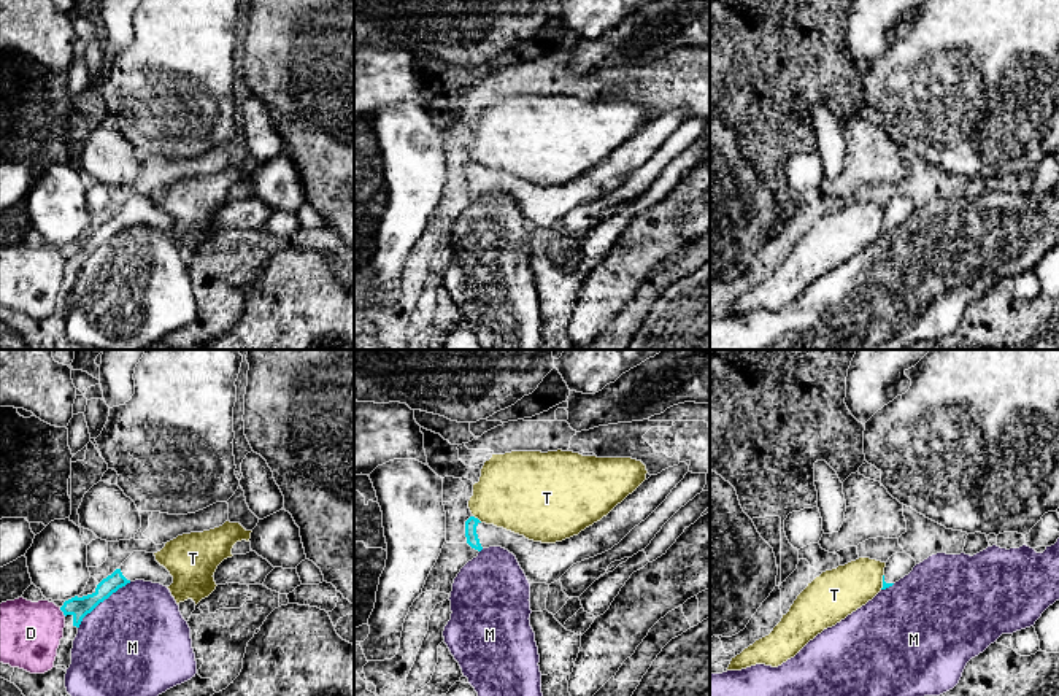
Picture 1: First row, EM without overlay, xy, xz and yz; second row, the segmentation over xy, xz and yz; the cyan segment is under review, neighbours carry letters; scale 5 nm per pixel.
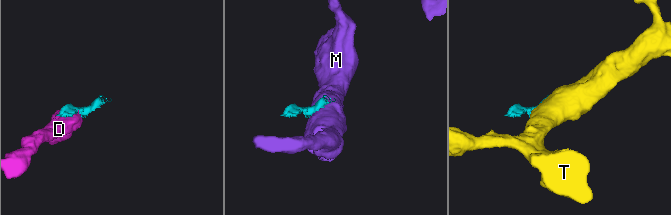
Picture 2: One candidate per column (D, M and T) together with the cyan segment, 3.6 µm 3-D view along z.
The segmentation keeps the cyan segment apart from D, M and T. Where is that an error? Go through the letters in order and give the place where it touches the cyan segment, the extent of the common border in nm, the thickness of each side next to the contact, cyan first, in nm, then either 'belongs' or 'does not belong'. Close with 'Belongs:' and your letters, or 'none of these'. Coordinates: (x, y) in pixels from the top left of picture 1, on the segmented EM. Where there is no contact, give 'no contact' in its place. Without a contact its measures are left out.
D: xy (62, 610) | 60 nm | 100/320 nm | does not belong
M: xy (102, 601) | 360 nm | 100/500 nm | does not belong
T: xz (477, 518) | 60 nm | 60/400 nm | does not belong
Belongs: none of these

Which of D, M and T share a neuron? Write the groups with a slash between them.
D / M / T

